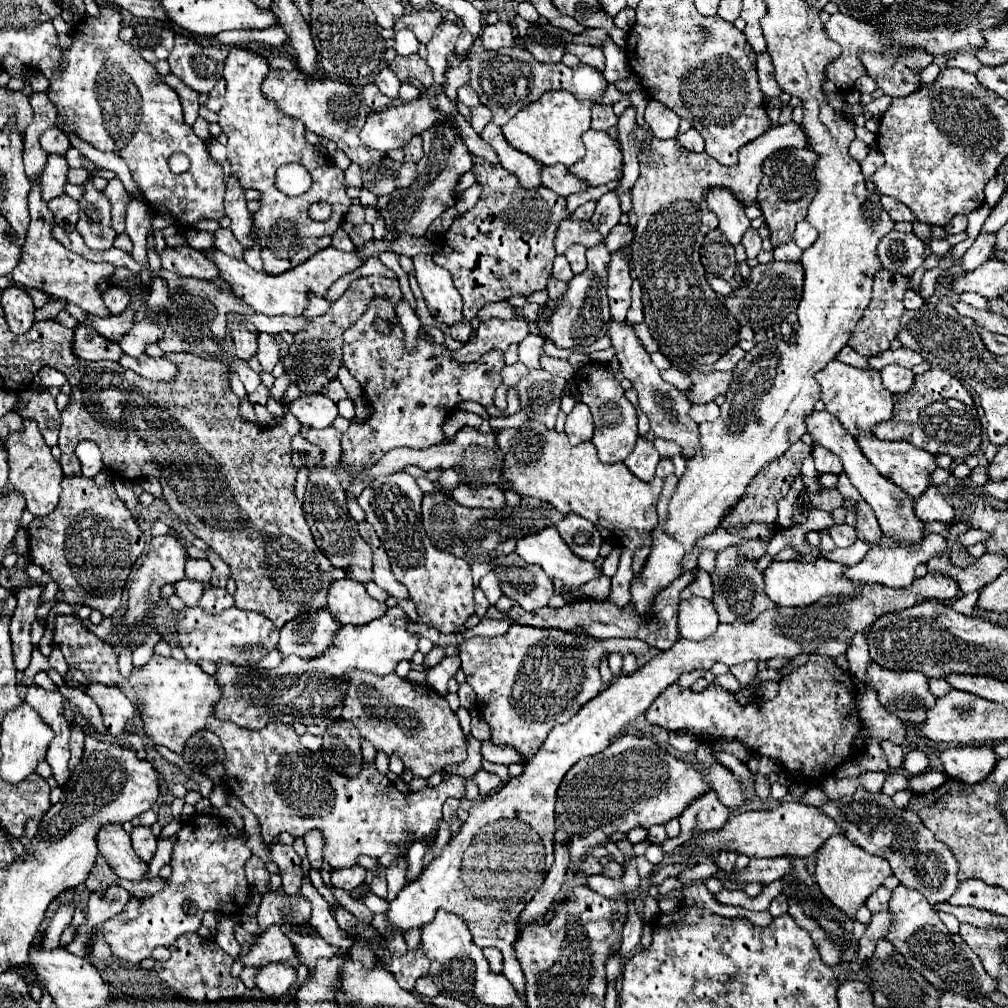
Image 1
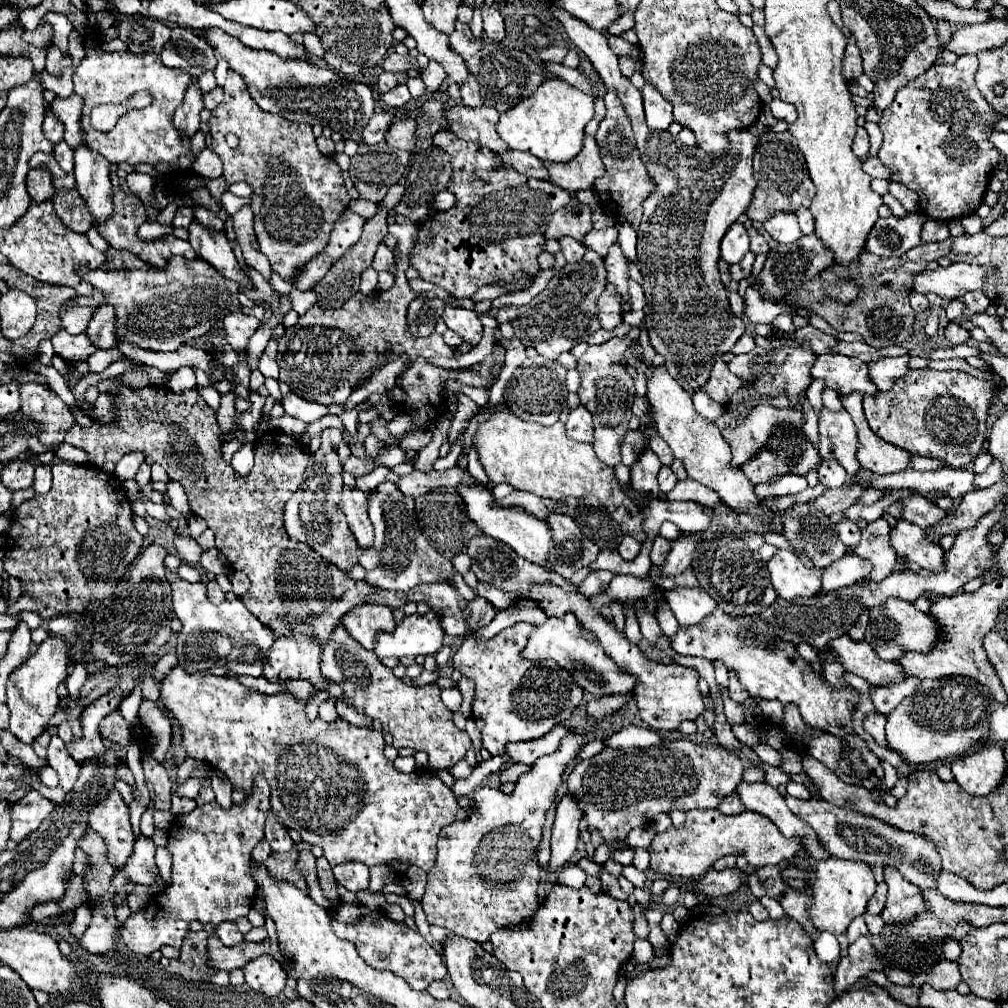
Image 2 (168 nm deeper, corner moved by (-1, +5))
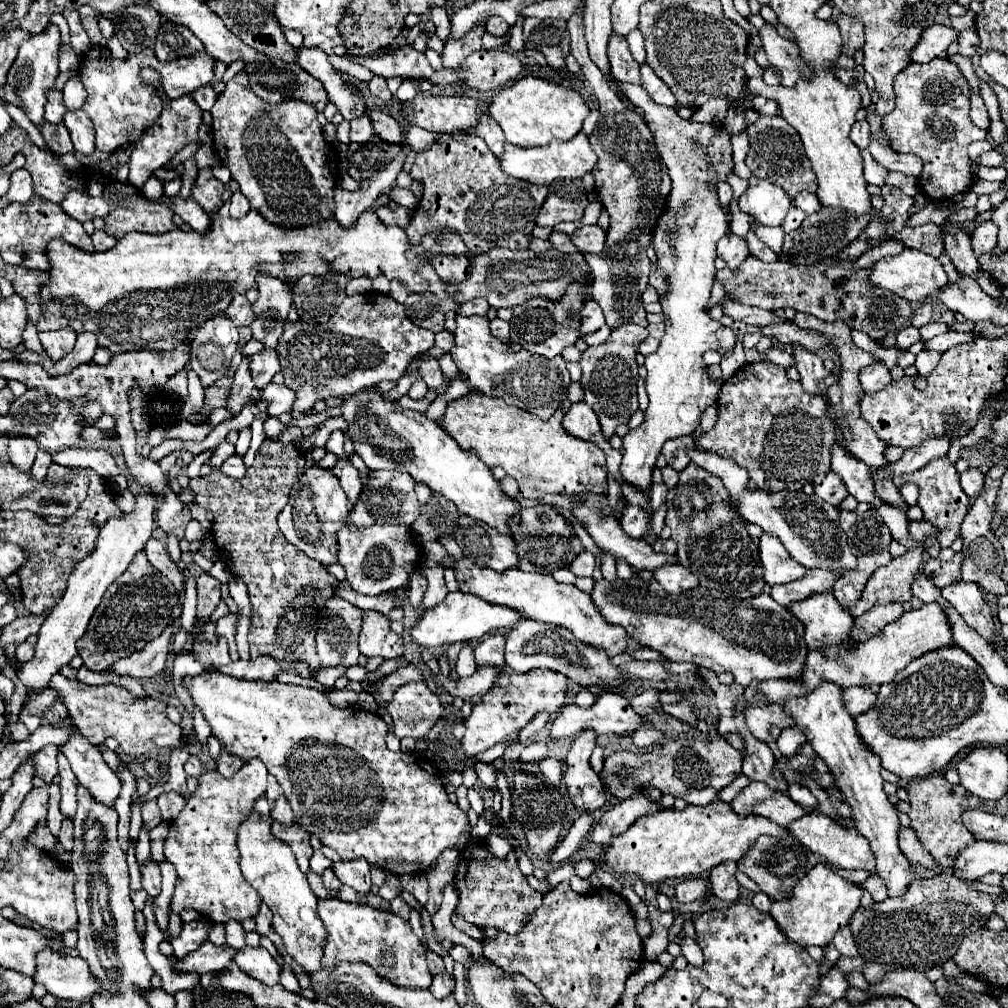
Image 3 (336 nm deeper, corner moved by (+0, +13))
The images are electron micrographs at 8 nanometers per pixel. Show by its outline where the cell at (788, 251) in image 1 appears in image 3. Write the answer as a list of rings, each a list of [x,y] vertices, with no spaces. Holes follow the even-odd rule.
[[[750,177],[748,189],[744,195],[738,199],[740,211],[752,215],[758,223],[768,225],[768,227],[780,227],[788,211],[794,207],[792,197],[778,185]]]

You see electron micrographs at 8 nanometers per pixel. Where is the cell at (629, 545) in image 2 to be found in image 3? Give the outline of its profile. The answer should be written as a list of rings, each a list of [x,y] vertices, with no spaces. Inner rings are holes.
[[[626,505],[620,525],[626,531],[626,535],[630,535],[632,539],[640,539],[640,537],[644,537],[646,529],[648,529],[648,515],[640,507]]]

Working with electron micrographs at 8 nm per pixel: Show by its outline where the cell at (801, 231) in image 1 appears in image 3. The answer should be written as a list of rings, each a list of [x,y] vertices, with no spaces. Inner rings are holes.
[[[802,191],[800,195],[794,197],[794,207],[802,209],[806,215],[812,215],[812,213],[820,211],[822,205],[820,205],[820,201],[818,201],[818,197],[816,197],[814,193],[806,193],[806,191]]]

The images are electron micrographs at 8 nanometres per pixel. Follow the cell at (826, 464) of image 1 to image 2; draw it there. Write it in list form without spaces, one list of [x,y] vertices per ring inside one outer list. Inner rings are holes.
[[[821,463],[819,471],[819,483],[827,489],[835,489],[835,487],[841,487],[845,481],[847,481],[847,473],[843,471],[843,467],[839,467],[839,463]]]

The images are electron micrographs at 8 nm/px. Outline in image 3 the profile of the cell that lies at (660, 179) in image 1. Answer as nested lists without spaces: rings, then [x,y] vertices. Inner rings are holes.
[[[614,81],[618,91],[636,107],[644,113],[648,129],[652,133],[654,145],[660,153],[660,159],[664,161],[668,175],[672,179],[672,191],[666,199],[666,207],[662,211],[662,215],[658,217],[658,223],[654,225],[652,231],[652,247],[656,251],[656,269],[666,273],[666,283],[668,283],[668,291],[664,293],[664,297],[660,299],[662,305],[662,315],[664,315],[664,325],[666,325],[666,333],[660,341],[660,347],[656,353],[646,355],[646,369],[648,369],[648,377],[646,377],[646,393],[648,393],[648,409],[644,411],[644,423],[636,429],[632,429],[628,435],[622,437],[624,443],[624,459],[620,465],[620,473],[624,477],[624,481],[628,481],[630,485],[648,491],[650,483],[652,483],[652,469],[656,463],[656,457],[660,455],[660,449],[664,445],[666,439],[670,437],[682,437],[682,435],[692,435],[700,423],[700,415],[706,407],[714,405],[718,399],[718,391],[720,391],[720,383],[716,379],[710,377],[708,367],[704,365],[702,355],[708,349],[732,349],[736,343],[736,335],[730,327],[724,327],[720,321],[714,321],[710,317],[708,311],[708,301],[710,301],[710,289],[714,283],[714,259],[716,259],[716,243],[722,235],[728,233],[728,211],[720,205],[718,201],[718,183],[726,181],[728,175],[734,173],[734,159],[732,159],[732,143],[730,143],[730,133],[726,129],[722,131],[714,131],[714,127],[710,127],[710,123],[690,123],[684,121],[682,117],[678,117],[678,113],[670,107],[660,107],[656,105],[648,93],[634,83],[622,83],[622,81]]]

